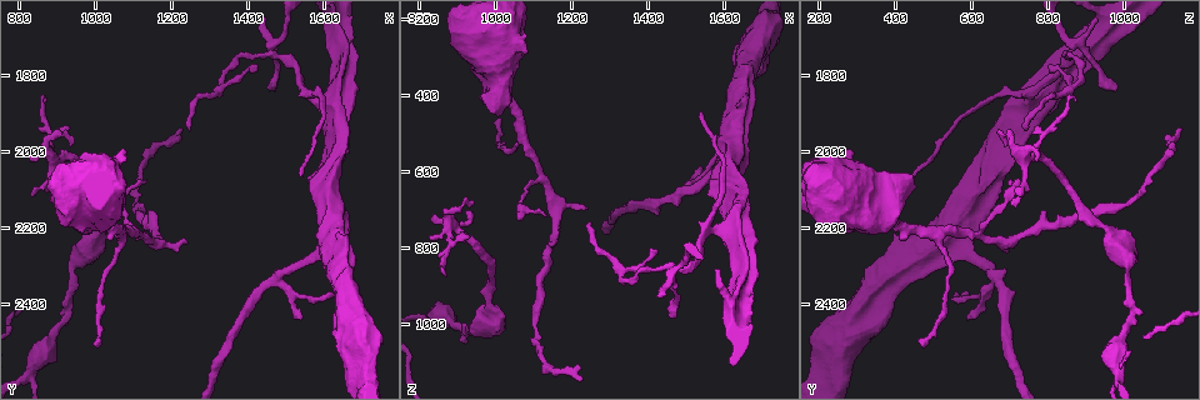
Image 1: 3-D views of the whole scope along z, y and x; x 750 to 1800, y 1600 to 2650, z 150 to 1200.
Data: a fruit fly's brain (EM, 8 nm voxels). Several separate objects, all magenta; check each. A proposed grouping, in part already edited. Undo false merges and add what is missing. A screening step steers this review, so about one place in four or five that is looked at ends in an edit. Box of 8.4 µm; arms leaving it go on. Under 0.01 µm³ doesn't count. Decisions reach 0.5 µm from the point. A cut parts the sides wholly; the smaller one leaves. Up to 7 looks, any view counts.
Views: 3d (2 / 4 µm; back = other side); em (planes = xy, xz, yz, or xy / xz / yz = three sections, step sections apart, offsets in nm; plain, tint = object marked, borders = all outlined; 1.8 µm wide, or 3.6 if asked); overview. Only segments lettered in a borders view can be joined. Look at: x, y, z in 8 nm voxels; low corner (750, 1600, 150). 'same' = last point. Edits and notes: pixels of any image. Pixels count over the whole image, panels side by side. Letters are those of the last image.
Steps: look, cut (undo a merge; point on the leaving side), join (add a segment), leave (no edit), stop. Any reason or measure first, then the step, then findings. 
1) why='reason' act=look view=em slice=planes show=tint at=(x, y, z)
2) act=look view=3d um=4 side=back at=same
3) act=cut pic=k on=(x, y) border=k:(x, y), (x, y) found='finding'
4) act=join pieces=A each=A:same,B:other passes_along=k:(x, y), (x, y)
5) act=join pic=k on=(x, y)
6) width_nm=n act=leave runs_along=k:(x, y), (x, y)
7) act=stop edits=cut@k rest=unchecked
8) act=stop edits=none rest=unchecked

why='thick turns thin' act=look view=3d um=2 at=(950, 2285, 1015)

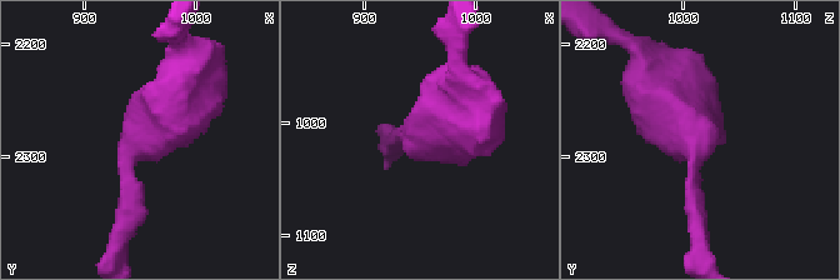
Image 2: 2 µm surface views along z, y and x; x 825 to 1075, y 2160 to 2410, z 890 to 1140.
arm_widths_nm=180,320 act=look view=em slice=xz step=4 show=tint at=(952, 2288, 1012)

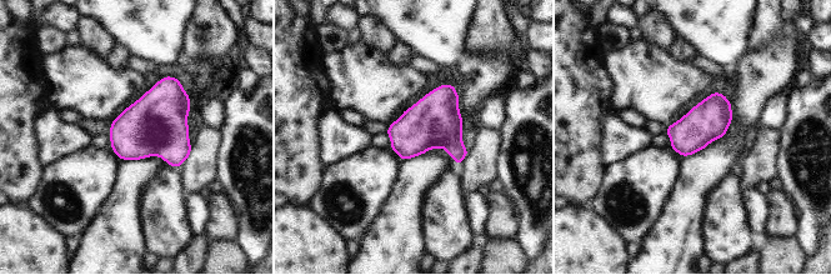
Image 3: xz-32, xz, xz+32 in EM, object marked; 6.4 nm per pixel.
why='cut it another way' act=look view=em slice=planes show=borders at=same

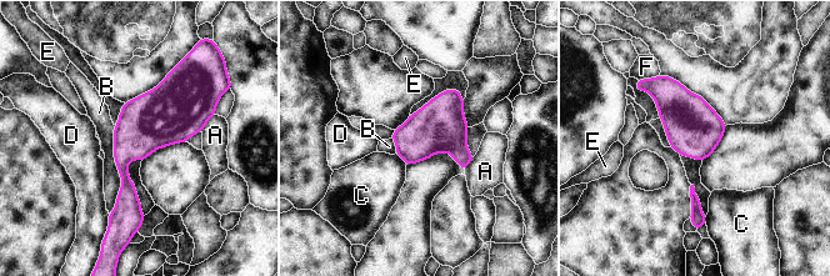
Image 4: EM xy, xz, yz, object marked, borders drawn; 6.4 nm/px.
longest_contact=B:600nm act=leave each=A:other,B:other,C:other,D:other,E:other,F:other border=4:(114, 125), (123, 184), (109, 214) found='continuous, no second cell'

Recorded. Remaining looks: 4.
act=look view=3d um=2 at=(1535, 2055, 455)

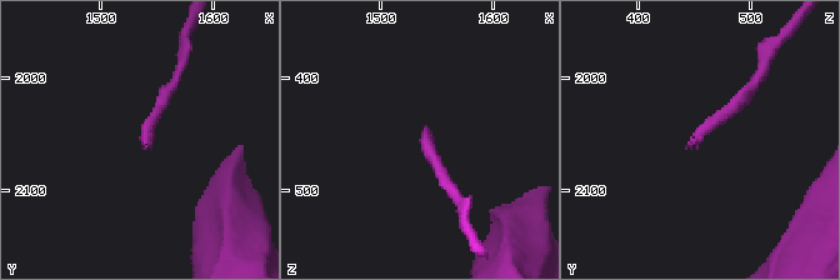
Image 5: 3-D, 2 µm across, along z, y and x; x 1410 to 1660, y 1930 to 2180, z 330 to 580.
why='need the tissue' act=look view=em slice=xy step=8 show=borders at=(1540, 2056, 448)

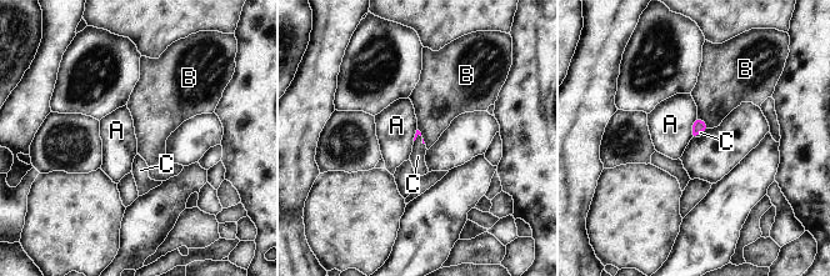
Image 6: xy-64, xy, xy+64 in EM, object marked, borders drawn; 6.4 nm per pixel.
why='another direction' act=look view=em slice=planes show=borders at=same

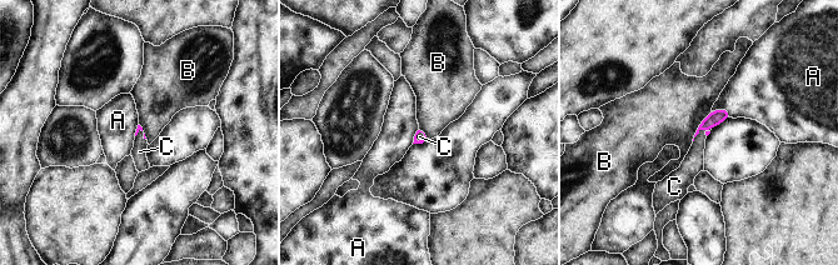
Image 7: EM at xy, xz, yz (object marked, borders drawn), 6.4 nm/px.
act=join pieces=C each=A:other,B:other,C:same passes_along=7:(717, 116), (698, 131), (693, 163) found='it goes on there'

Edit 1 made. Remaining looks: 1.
act=stop edits=join@7 rest=unchecked

